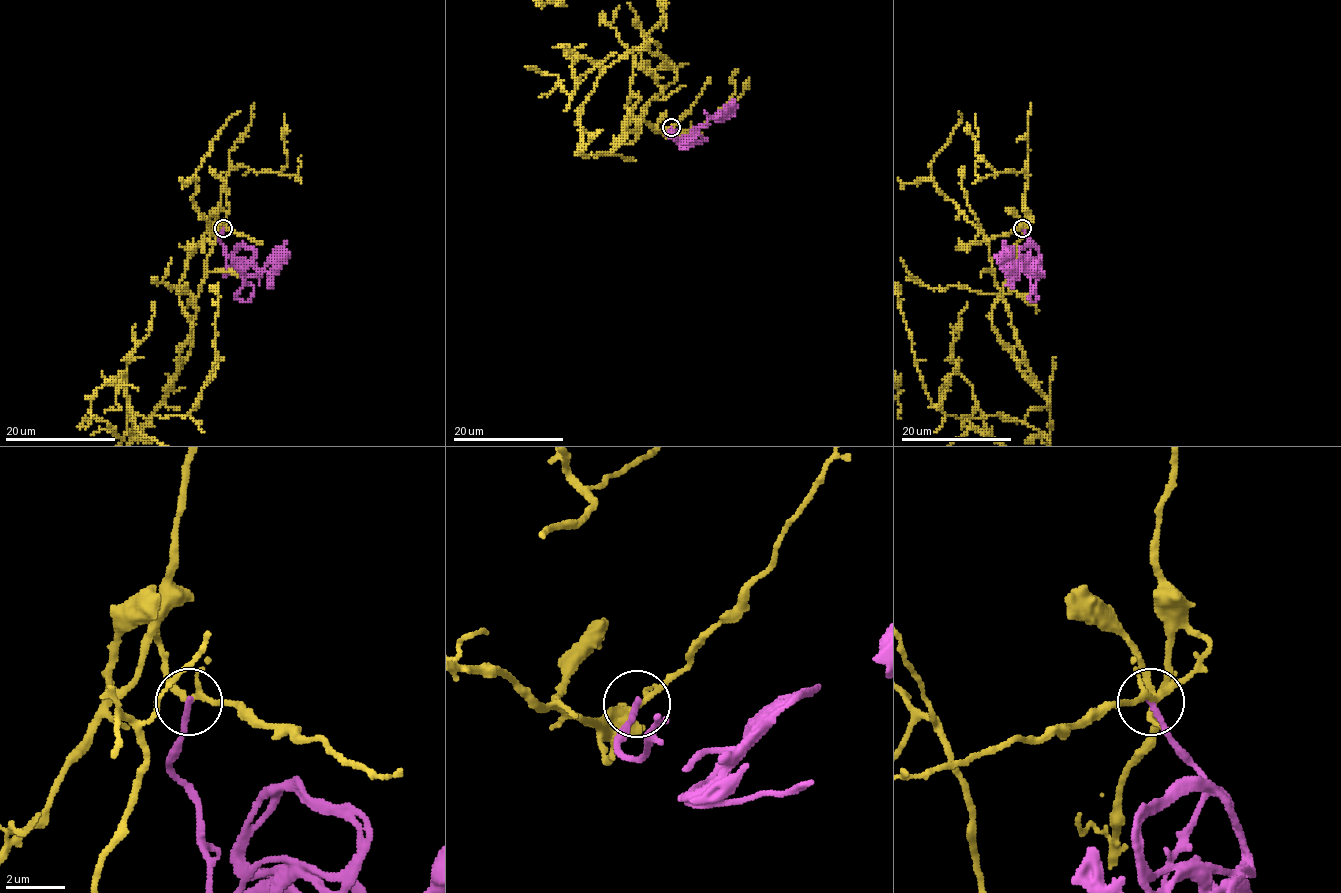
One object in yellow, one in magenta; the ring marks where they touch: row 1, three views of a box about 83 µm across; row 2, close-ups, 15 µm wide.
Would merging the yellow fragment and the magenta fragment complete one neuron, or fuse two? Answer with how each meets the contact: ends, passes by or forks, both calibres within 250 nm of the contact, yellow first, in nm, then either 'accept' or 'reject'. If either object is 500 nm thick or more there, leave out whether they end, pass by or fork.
yellow forks | magenta ends | 170/200 nm | reject

